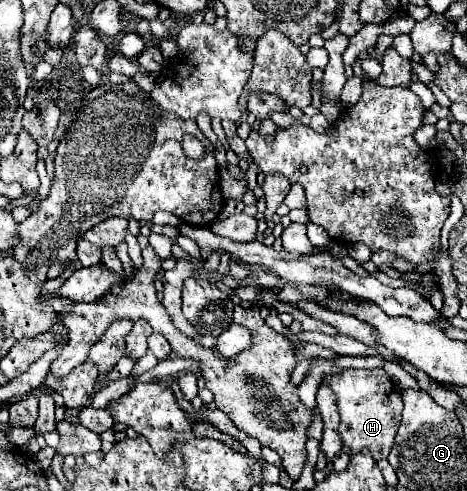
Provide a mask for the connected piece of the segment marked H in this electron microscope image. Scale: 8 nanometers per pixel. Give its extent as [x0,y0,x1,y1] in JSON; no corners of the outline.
[322,369,402,461]

